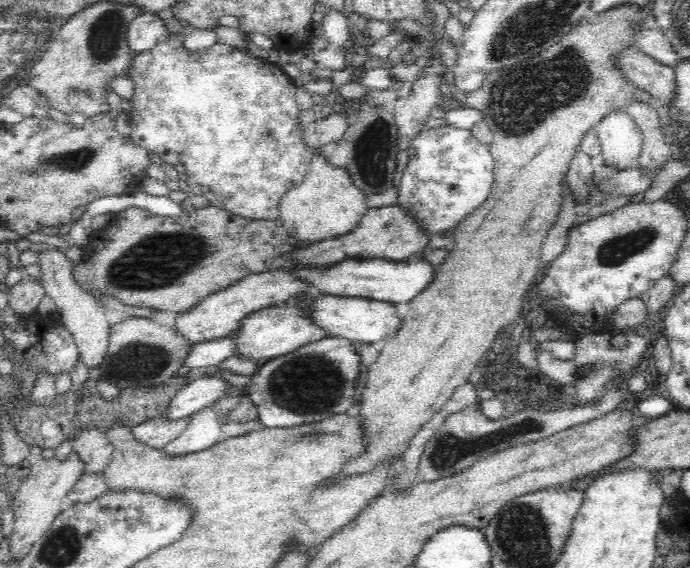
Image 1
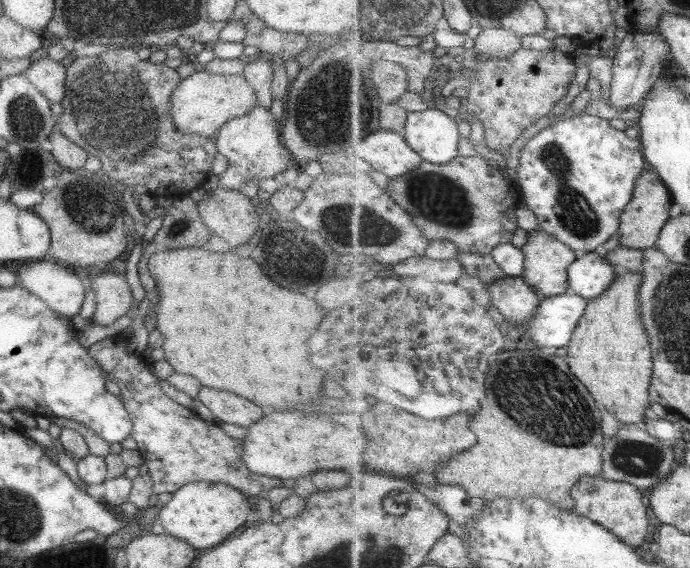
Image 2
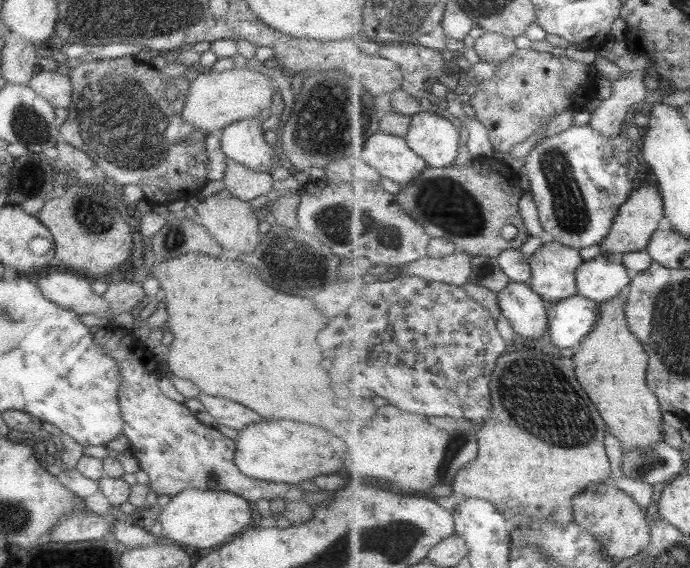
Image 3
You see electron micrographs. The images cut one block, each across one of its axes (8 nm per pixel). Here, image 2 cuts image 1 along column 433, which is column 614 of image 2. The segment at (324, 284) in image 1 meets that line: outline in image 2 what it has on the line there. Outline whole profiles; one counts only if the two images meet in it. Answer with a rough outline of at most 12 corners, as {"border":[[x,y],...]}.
{"border":[[604,252],[589,253],[569,269],[571,292],[600,298],[618,278]]}

